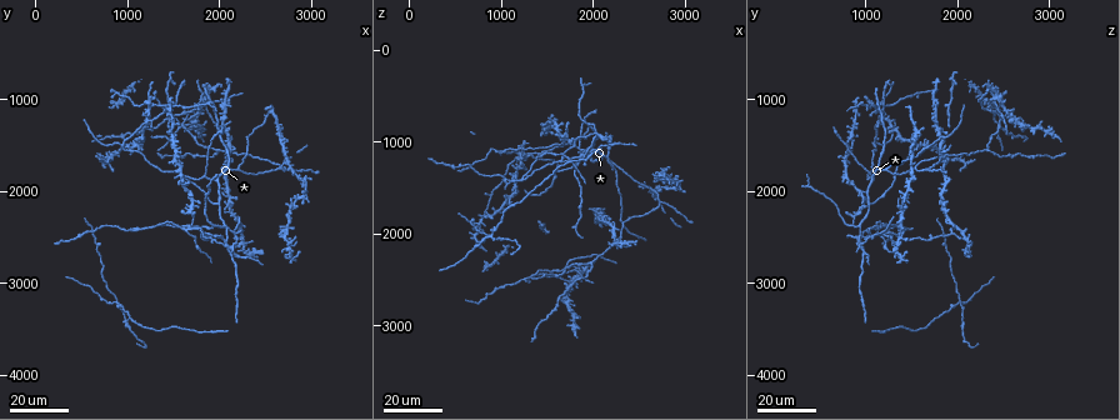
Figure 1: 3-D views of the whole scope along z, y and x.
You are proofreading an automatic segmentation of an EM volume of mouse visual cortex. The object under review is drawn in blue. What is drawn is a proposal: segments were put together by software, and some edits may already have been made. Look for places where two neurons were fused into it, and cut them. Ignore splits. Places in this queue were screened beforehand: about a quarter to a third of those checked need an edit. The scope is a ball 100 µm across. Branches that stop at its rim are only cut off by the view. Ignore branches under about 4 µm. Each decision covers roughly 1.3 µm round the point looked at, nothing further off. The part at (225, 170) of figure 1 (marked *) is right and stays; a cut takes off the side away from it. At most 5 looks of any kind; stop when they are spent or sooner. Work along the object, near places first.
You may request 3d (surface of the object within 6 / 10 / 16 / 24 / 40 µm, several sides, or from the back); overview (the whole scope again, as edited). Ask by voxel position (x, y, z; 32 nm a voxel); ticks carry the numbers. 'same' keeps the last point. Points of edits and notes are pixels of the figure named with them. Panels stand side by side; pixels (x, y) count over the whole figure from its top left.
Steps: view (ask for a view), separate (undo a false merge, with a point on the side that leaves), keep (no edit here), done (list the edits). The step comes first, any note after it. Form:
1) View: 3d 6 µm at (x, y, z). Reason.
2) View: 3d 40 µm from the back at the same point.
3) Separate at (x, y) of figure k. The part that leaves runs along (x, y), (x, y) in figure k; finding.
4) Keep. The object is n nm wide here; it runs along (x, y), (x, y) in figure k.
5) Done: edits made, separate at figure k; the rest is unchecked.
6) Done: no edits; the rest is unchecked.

View: 3d 16 µm at (1600, 1250, 2450). Small branch off a trunk.

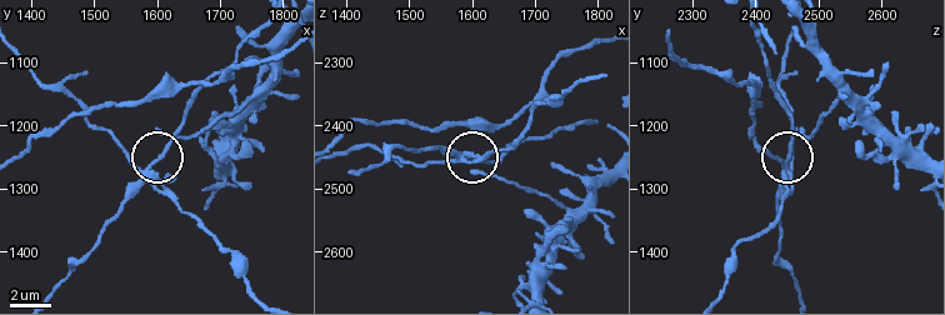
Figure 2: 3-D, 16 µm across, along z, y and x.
View: 3d 6 µm at (1580, 1270, 2450).

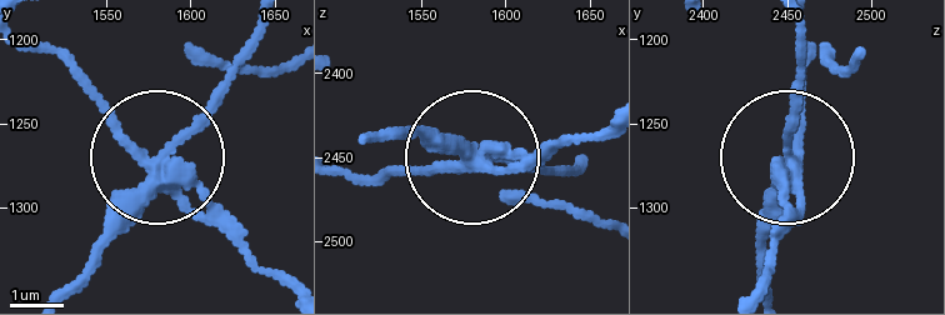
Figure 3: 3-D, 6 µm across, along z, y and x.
Separate at (114, 238) of figure 3. The part that leaves runs along (164, 169), (254, 26) in figure 3; two neurons meet here.

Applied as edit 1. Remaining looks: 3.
View: 3d 24 µm at (950, 1350, 2600). Three-way junction.

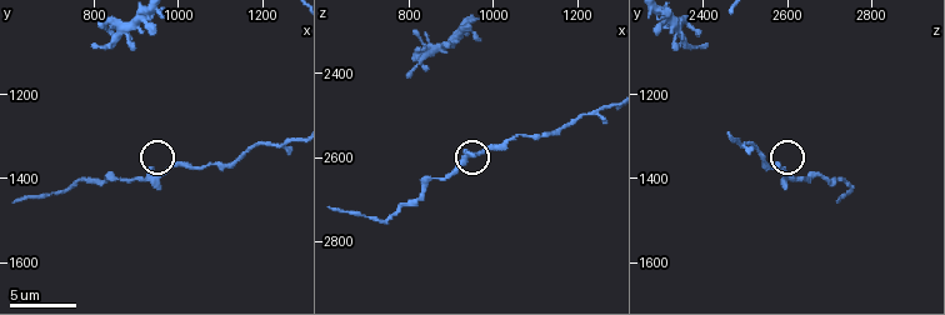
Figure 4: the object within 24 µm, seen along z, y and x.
View: 3d 6 µm at (930, 1395, 2605).

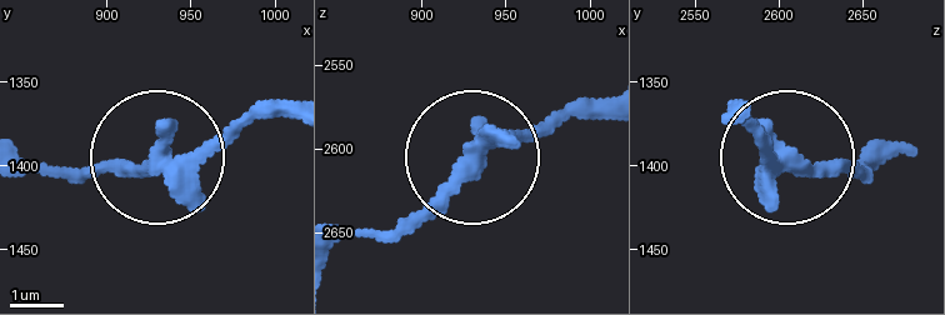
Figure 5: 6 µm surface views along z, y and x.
Keep. 3 arms meet here; it runs along (731, 111), (771, 151), (866, 179) in figure 5; one neuron here.

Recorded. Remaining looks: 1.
Done: edits made, separate at figure 3; the rest is unchecked.

